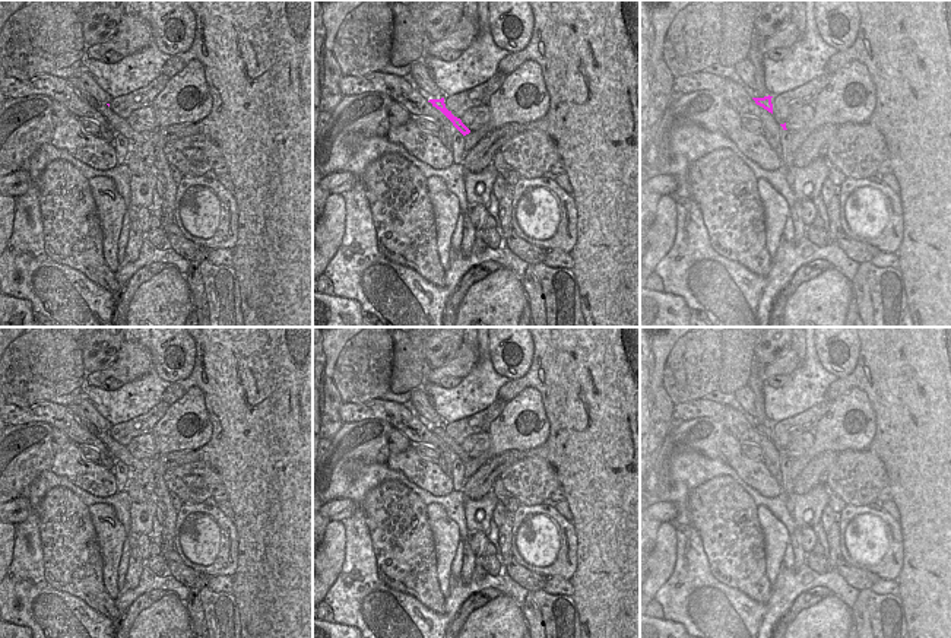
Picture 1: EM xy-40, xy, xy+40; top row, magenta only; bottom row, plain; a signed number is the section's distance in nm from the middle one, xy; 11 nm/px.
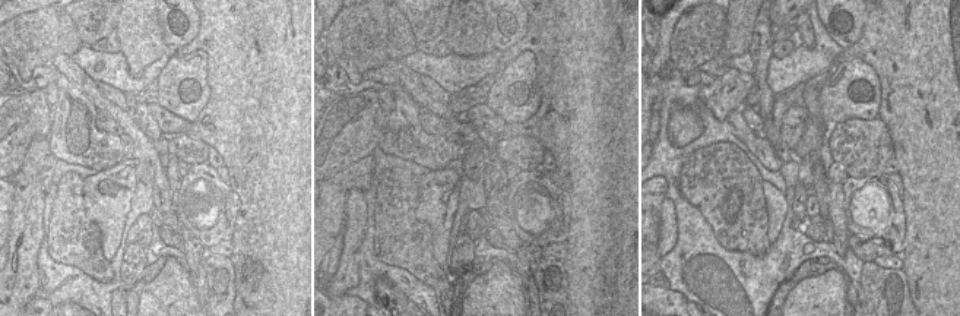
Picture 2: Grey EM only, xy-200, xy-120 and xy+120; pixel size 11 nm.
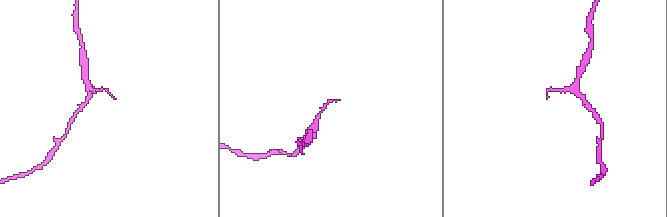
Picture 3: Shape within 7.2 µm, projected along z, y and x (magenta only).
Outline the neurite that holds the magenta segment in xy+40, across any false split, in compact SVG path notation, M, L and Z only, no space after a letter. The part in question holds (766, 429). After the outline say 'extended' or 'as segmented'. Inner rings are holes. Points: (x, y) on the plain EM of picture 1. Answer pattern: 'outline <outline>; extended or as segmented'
outline M824 399L806 412L777 423L752 425L757 432L771 439L776 448L786 456L790 439L803 432L814 432L820 419L830 410L833 400Z; extended

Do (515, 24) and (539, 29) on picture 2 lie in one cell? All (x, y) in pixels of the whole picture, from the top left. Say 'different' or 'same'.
different

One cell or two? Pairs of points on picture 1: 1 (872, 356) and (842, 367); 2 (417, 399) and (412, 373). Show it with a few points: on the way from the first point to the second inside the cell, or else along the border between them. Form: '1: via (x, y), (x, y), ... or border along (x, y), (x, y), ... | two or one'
1: border along (861, 342), (856, 367), (839, 378) | two
2: border along (421, 387), (411, 393) | two

